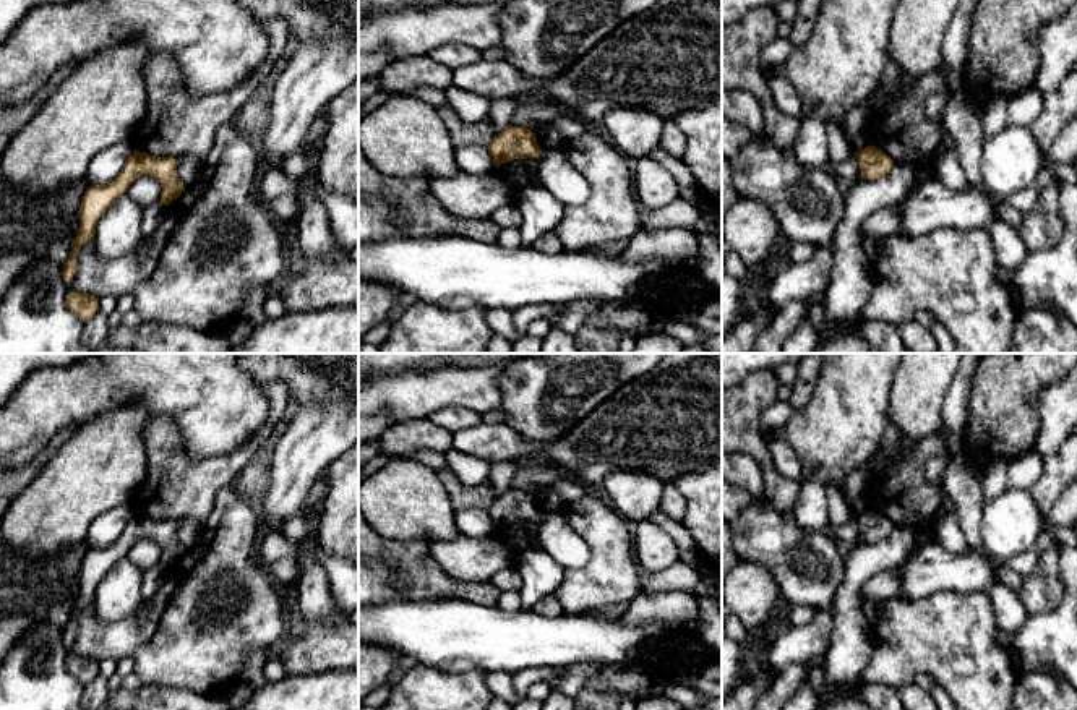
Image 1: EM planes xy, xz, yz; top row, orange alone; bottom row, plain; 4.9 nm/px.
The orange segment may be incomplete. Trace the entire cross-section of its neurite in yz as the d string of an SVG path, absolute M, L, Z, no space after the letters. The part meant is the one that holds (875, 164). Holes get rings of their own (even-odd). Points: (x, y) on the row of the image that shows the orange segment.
M871 144L855 152L855 157L860 165L861 178L865 180L879 180L894 167L894 160L879 148Z

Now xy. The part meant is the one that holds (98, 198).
M135 149L114 182L91 185L79 204L79 229L78 235L71 240L71 251L63 264L62 277L70 280L75 276L81 246L94 240L99 219L117 198L127 195L138 177L151 175L161 183L161 201L165 206L177 199L185 191L177 175L177 164L178 160L174 157L154 157Z

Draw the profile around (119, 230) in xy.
M122 195L99 219L94 233L94 250L99 258L117 259L133 251L143 240L143 209Z

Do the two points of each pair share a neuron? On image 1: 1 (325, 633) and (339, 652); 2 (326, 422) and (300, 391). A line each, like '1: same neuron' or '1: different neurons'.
1: same neuron
2: different neurons

